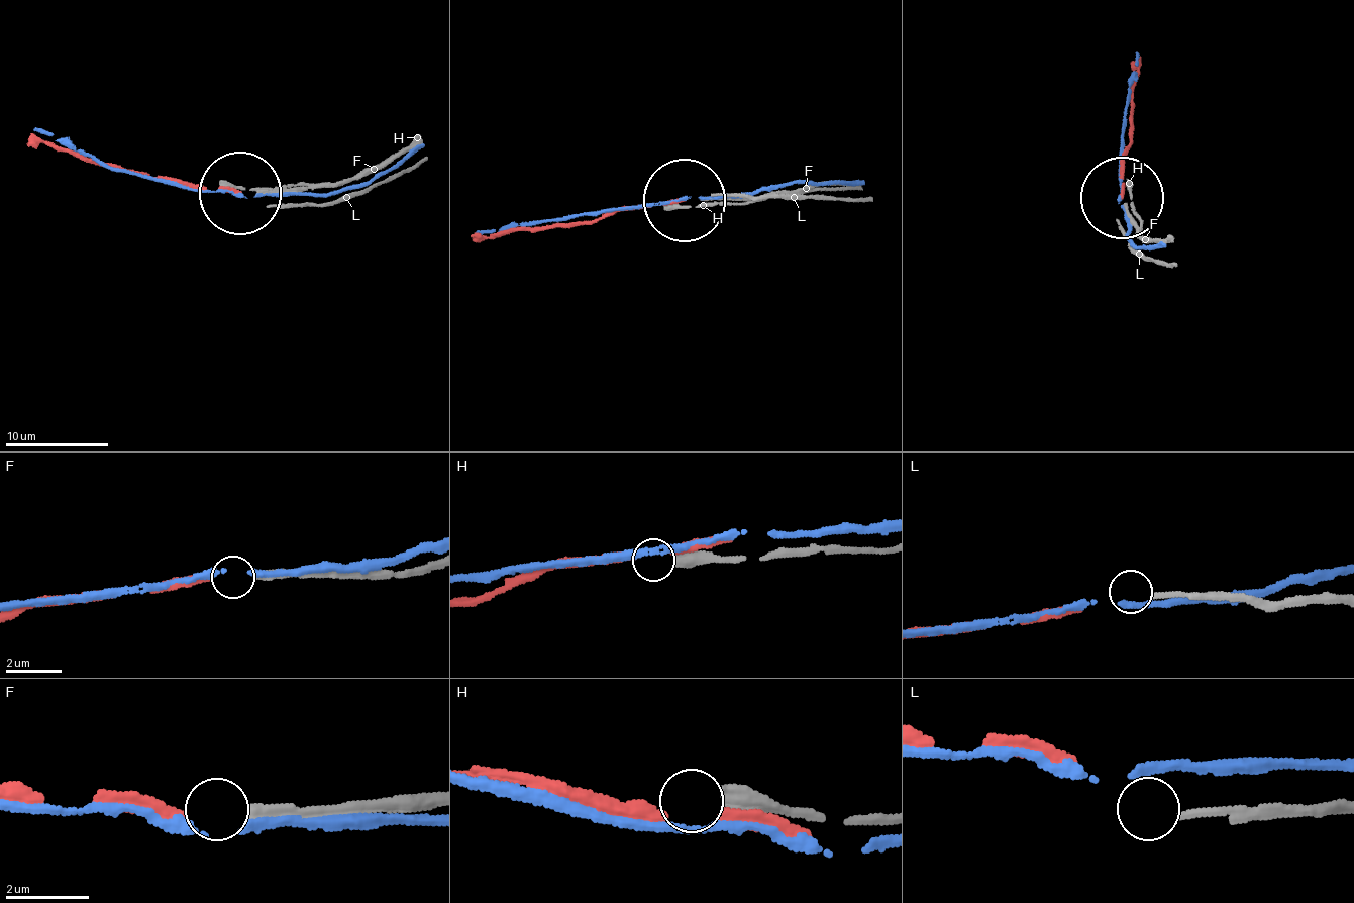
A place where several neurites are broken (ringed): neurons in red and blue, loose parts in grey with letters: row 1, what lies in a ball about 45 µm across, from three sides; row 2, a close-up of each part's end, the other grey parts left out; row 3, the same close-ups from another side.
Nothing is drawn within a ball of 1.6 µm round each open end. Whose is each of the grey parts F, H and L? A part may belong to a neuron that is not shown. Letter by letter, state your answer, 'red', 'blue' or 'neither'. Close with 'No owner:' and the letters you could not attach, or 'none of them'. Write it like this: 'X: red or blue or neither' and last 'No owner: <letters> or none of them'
F: red
H: neither
L: neither
No owner: H, L

